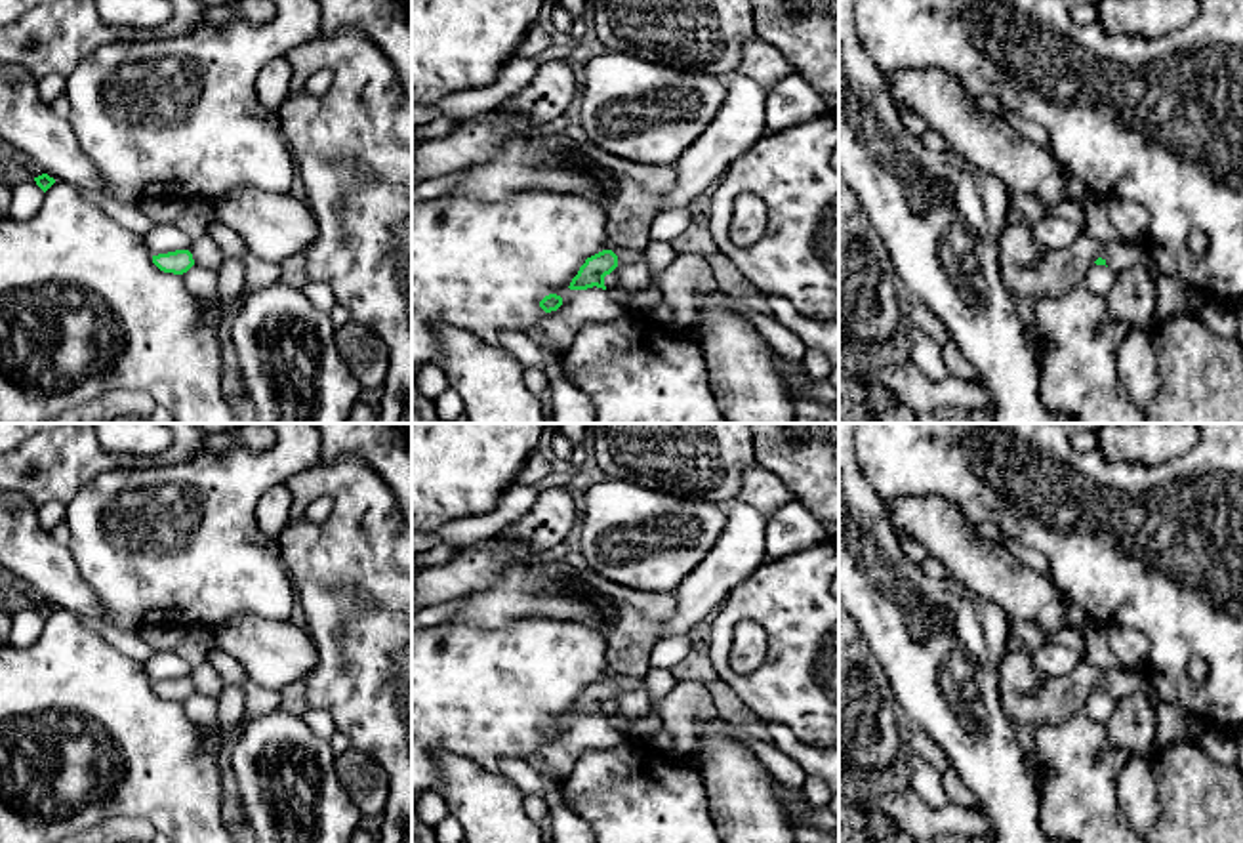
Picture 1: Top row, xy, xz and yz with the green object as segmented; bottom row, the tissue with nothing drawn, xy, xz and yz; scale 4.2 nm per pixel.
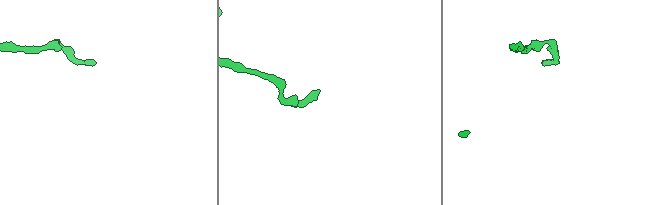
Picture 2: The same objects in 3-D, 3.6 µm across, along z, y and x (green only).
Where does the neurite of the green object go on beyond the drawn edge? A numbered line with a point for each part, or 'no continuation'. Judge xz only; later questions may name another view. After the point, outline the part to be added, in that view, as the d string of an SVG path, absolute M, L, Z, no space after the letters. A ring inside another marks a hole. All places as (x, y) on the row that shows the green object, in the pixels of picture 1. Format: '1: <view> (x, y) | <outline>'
no continuation

